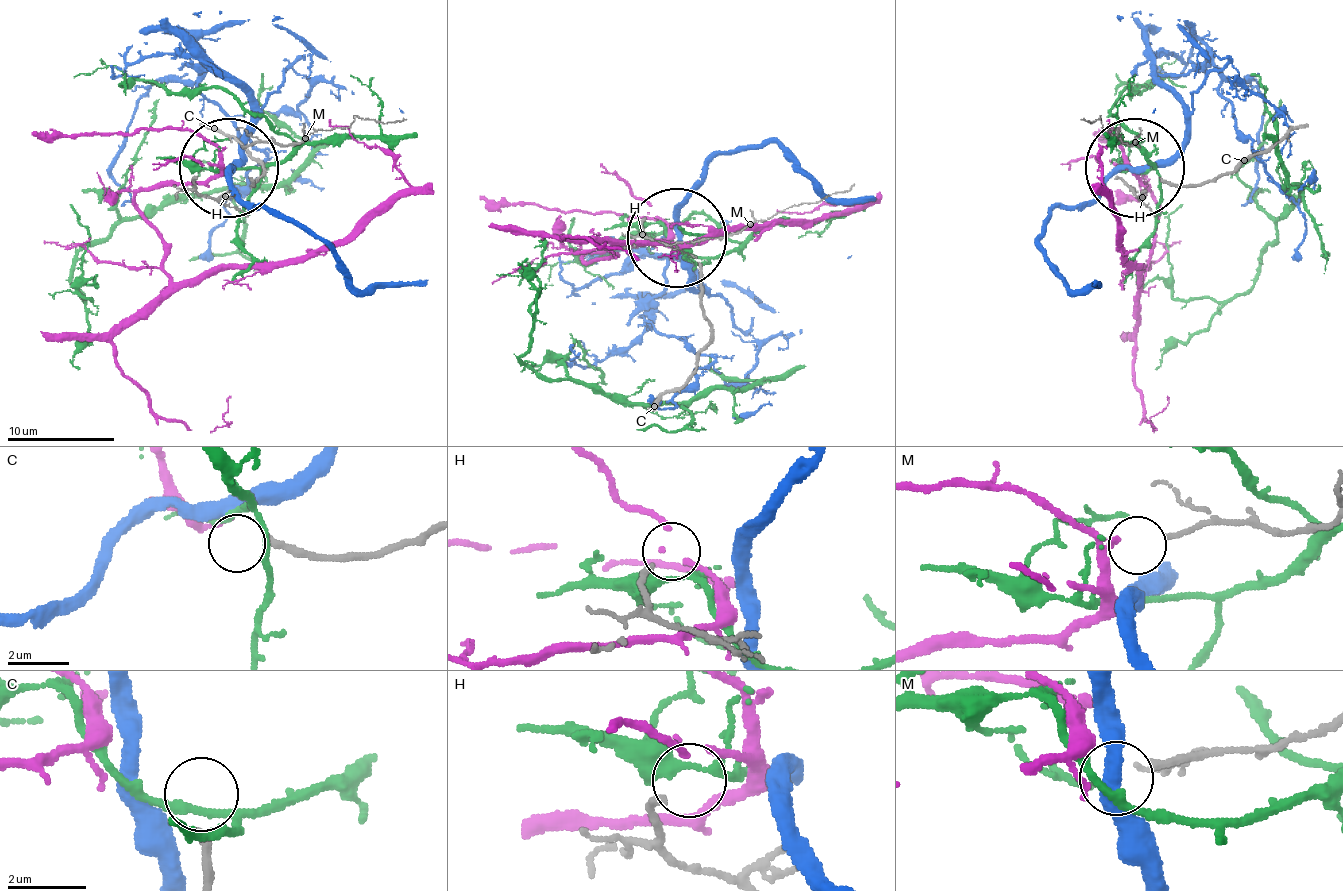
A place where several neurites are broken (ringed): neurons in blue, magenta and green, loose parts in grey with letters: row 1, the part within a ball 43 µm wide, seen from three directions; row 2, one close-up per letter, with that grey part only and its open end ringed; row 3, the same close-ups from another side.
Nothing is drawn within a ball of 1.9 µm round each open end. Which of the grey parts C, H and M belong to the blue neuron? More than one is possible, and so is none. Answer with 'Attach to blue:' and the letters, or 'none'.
Attach to blue: none

